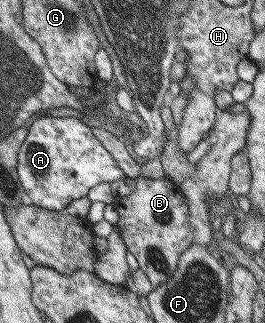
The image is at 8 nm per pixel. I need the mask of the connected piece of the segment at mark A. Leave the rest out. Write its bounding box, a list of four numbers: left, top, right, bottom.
[16,116,126,211]

